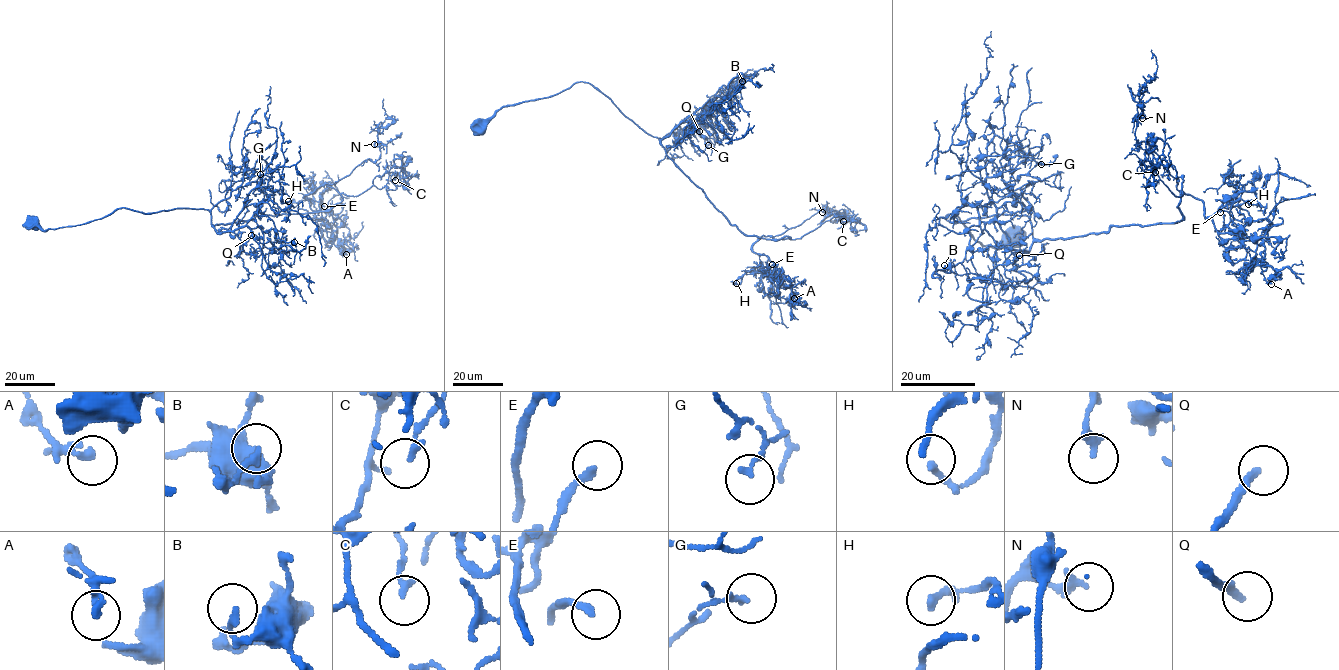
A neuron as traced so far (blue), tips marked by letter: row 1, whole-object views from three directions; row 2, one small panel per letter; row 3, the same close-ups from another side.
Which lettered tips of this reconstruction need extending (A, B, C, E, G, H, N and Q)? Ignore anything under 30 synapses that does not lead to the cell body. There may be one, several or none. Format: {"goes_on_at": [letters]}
{"goes_on_at": ["Q"]}

